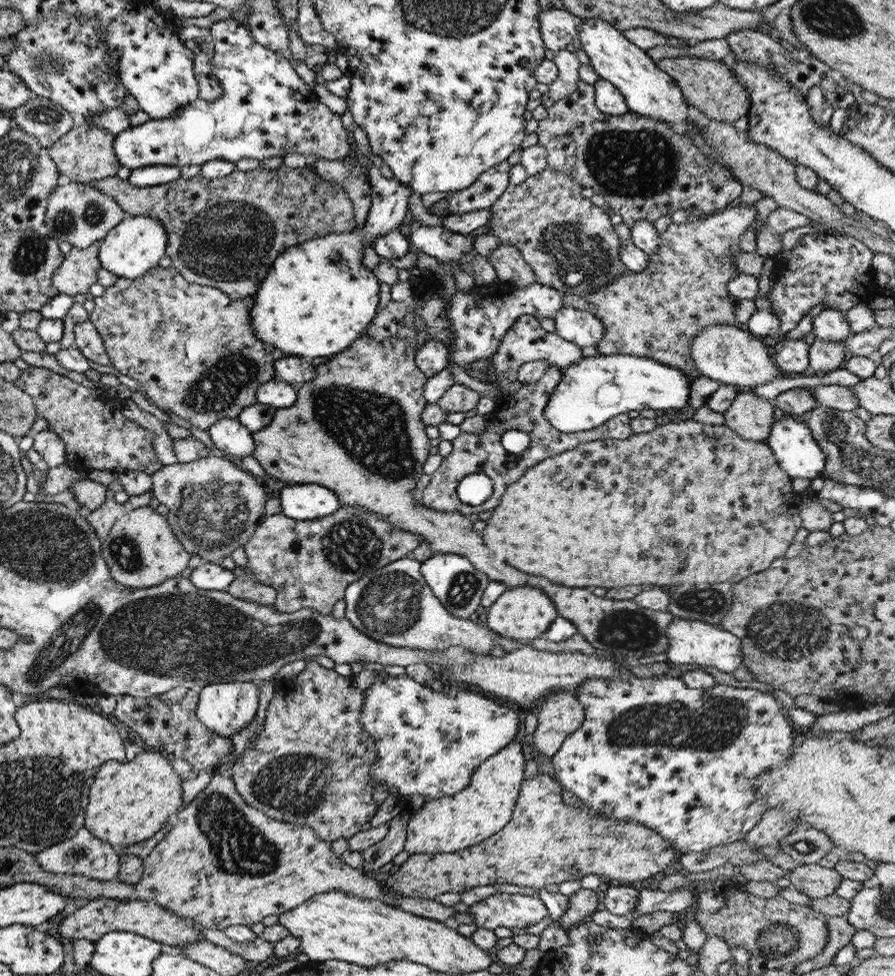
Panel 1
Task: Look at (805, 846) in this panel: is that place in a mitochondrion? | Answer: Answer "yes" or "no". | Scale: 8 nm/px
yes

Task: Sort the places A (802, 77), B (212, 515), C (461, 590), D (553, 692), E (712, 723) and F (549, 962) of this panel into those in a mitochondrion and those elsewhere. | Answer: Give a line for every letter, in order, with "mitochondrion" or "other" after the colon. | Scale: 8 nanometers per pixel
A: other
B: mitochondrion
C: mitochondrion
D: other
E: mitochondrion
F: other

